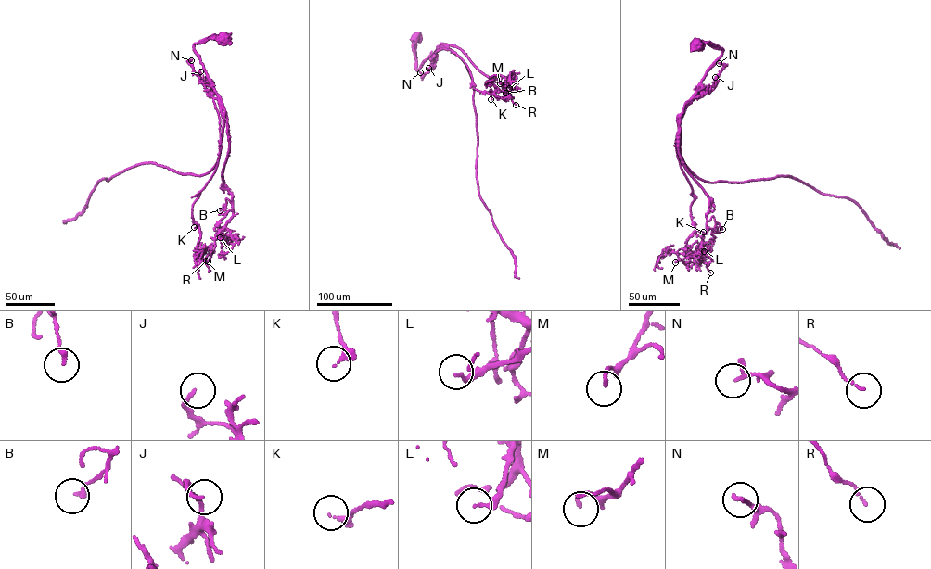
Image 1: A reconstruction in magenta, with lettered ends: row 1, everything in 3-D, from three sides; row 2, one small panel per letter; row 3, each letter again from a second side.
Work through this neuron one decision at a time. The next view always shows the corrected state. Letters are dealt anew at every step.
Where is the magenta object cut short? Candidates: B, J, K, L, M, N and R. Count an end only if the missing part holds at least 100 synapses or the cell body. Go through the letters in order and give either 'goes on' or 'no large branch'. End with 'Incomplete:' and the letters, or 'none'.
B: no large branch
J: no large branch
K: no large branch
L: no large branch
M: no large branch
N: no large branch
R: no large branch
Incomplete: none

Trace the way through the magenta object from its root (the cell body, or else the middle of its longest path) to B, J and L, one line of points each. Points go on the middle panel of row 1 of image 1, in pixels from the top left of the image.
B: (416, 37), (413, 46), (417, 69), (438, 46), (447, 44), (461, 49), (489, 77), (501, 76), (505, 93)
J: (416, 37), (413, 44), (415, 69), (431, 56), (435, 66), (430, 70), (428, 68)
L: (416, 37), (417, 69), (447, 44), (489, 77), (506, 78), (509, 88)

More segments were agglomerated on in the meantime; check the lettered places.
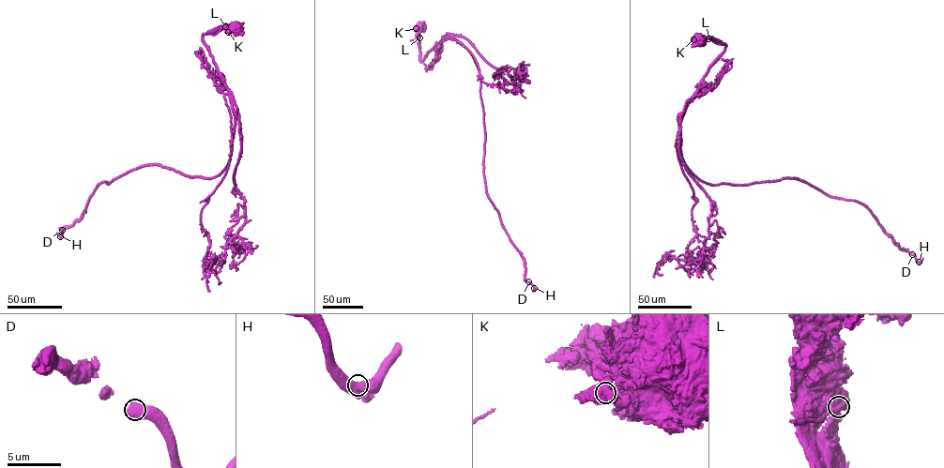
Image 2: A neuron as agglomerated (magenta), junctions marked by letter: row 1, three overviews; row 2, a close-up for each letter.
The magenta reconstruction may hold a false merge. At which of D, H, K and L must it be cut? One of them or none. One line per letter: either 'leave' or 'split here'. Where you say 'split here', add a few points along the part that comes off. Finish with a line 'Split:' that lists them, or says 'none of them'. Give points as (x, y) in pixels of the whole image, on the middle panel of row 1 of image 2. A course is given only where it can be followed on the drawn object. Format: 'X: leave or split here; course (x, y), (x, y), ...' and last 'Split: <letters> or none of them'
D: leave
H: leave
K: leave
L: split here
Split: L

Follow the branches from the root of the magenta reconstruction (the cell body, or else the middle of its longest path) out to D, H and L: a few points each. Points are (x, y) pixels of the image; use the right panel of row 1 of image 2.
D: (697, 41), (708, 37), (725, 47), (681, 116), (686, 168), (714, 185), (793, 177), (858, 201), (911, 254)
H: (697, 41), (708, 37), (725, 47), (681, 116), (686, 168), (714, 185), (793, 177), (858, 201), (919, 262)
L: (697, 41), (708, 38)

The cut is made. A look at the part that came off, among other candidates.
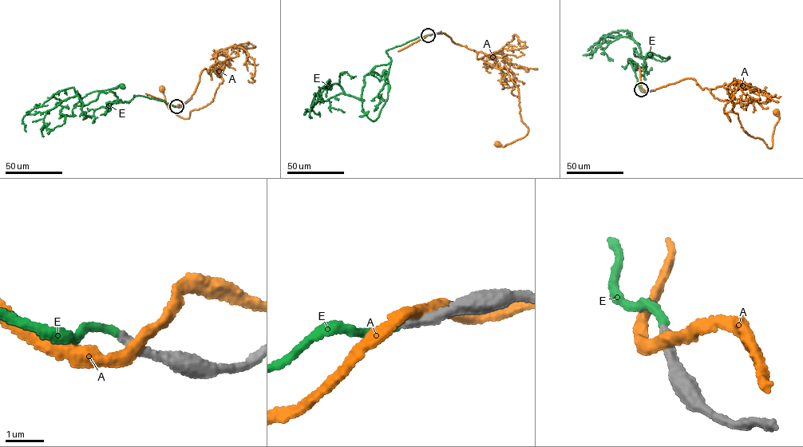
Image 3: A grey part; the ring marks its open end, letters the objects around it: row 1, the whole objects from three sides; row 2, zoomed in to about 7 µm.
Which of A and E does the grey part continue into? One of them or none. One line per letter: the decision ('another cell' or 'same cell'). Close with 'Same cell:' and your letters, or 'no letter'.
A: another cell
E: same cell
Same cell: E

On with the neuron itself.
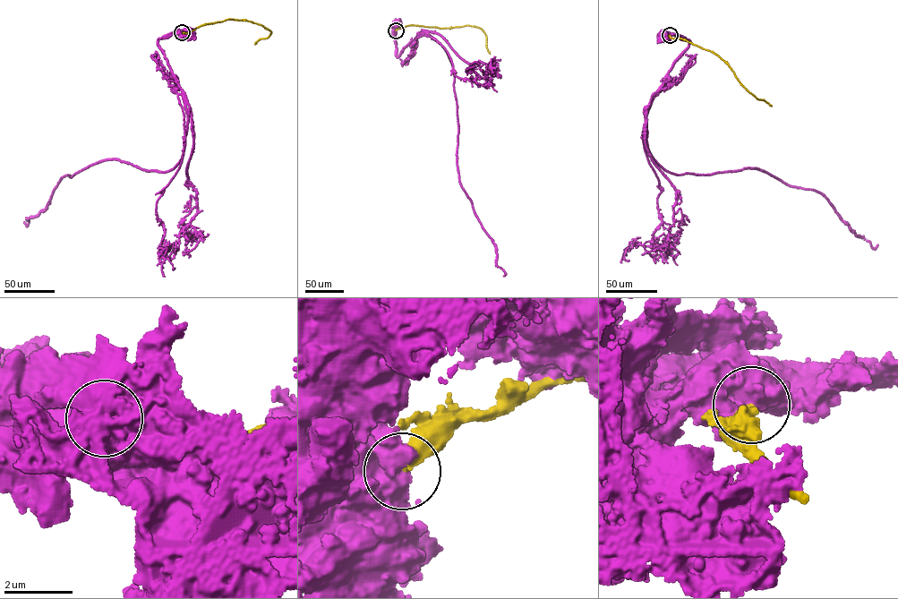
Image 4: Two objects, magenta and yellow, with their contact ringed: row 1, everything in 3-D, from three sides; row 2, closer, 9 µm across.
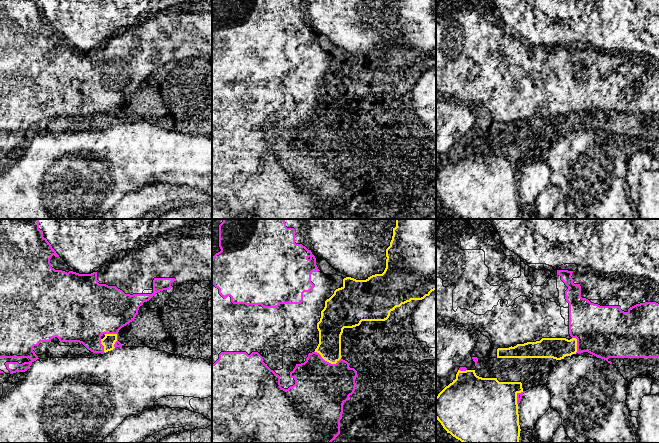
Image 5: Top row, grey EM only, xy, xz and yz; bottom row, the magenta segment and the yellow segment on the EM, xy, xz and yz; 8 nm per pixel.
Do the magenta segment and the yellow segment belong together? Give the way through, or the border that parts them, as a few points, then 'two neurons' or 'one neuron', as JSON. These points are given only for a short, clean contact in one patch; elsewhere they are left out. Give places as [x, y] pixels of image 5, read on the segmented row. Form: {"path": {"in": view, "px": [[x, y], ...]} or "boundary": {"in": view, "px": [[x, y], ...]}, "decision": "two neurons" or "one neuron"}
{"boundary": {"in": "xz", "px": [[314, 351], [331, 363], [336, 363], [340, 359]]}, "decision": "two neurons"}

